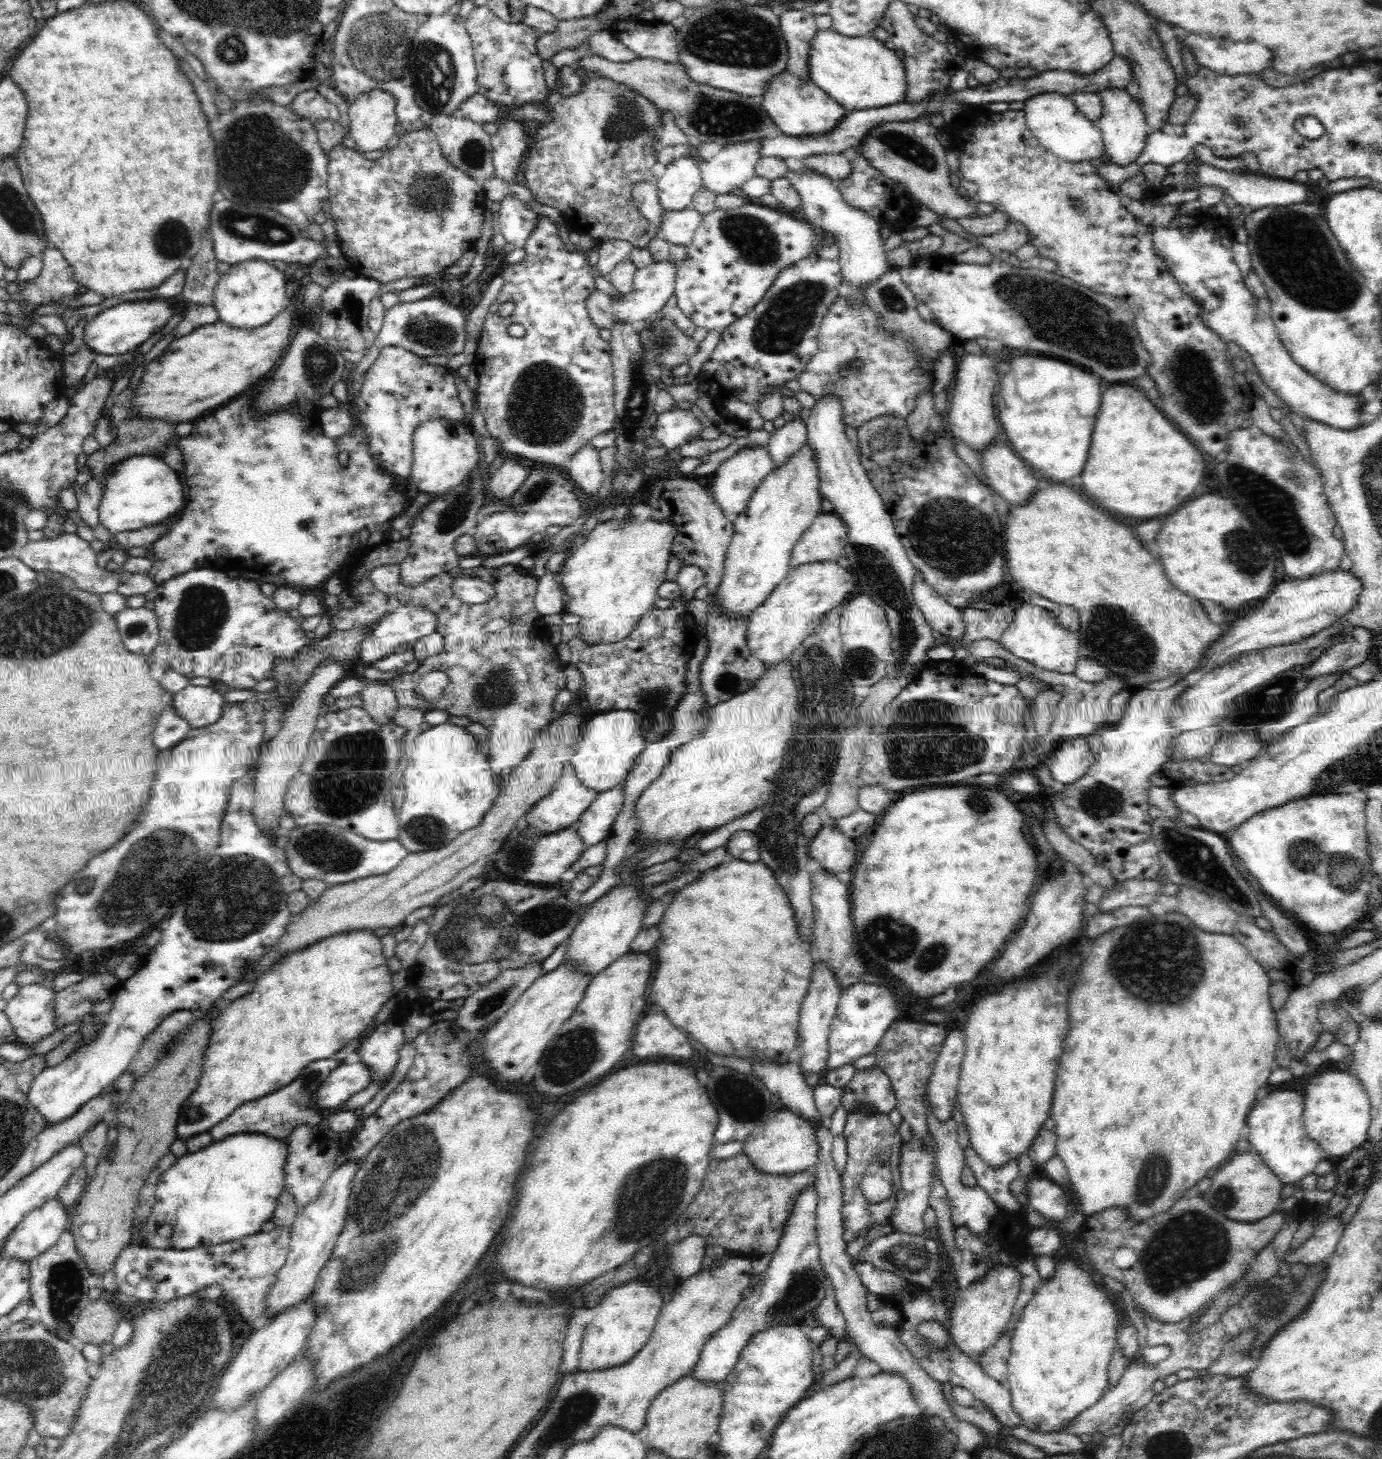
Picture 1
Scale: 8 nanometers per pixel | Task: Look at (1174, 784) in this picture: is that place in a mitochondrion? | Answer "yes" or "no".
no

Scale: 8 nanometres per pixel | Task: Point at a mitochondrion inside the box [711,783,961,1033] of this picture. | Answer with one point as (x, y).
(887, 931)

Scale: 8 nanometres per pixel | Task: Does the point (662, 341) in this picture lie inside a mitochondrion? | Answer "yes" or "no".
yes

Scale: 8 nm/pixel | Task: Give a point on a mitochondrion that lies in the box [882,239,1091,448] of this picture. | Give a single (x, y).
(1030, 295)

